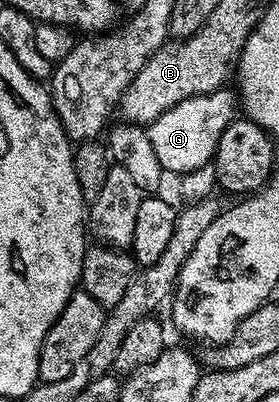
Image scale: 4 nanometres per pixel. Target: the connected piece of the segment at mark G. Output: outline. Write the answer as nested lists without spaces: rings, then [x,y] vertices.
[[[228,86],[206,95],[194,95],[166,110],[147,127],[149,141],[152,142],[152,148],[162,170],[168,174],[172,172],[175,176],[181,176],[211,163],[215,148],[219,144],[220,134],[236,118],[237,110],[237,95]]]

